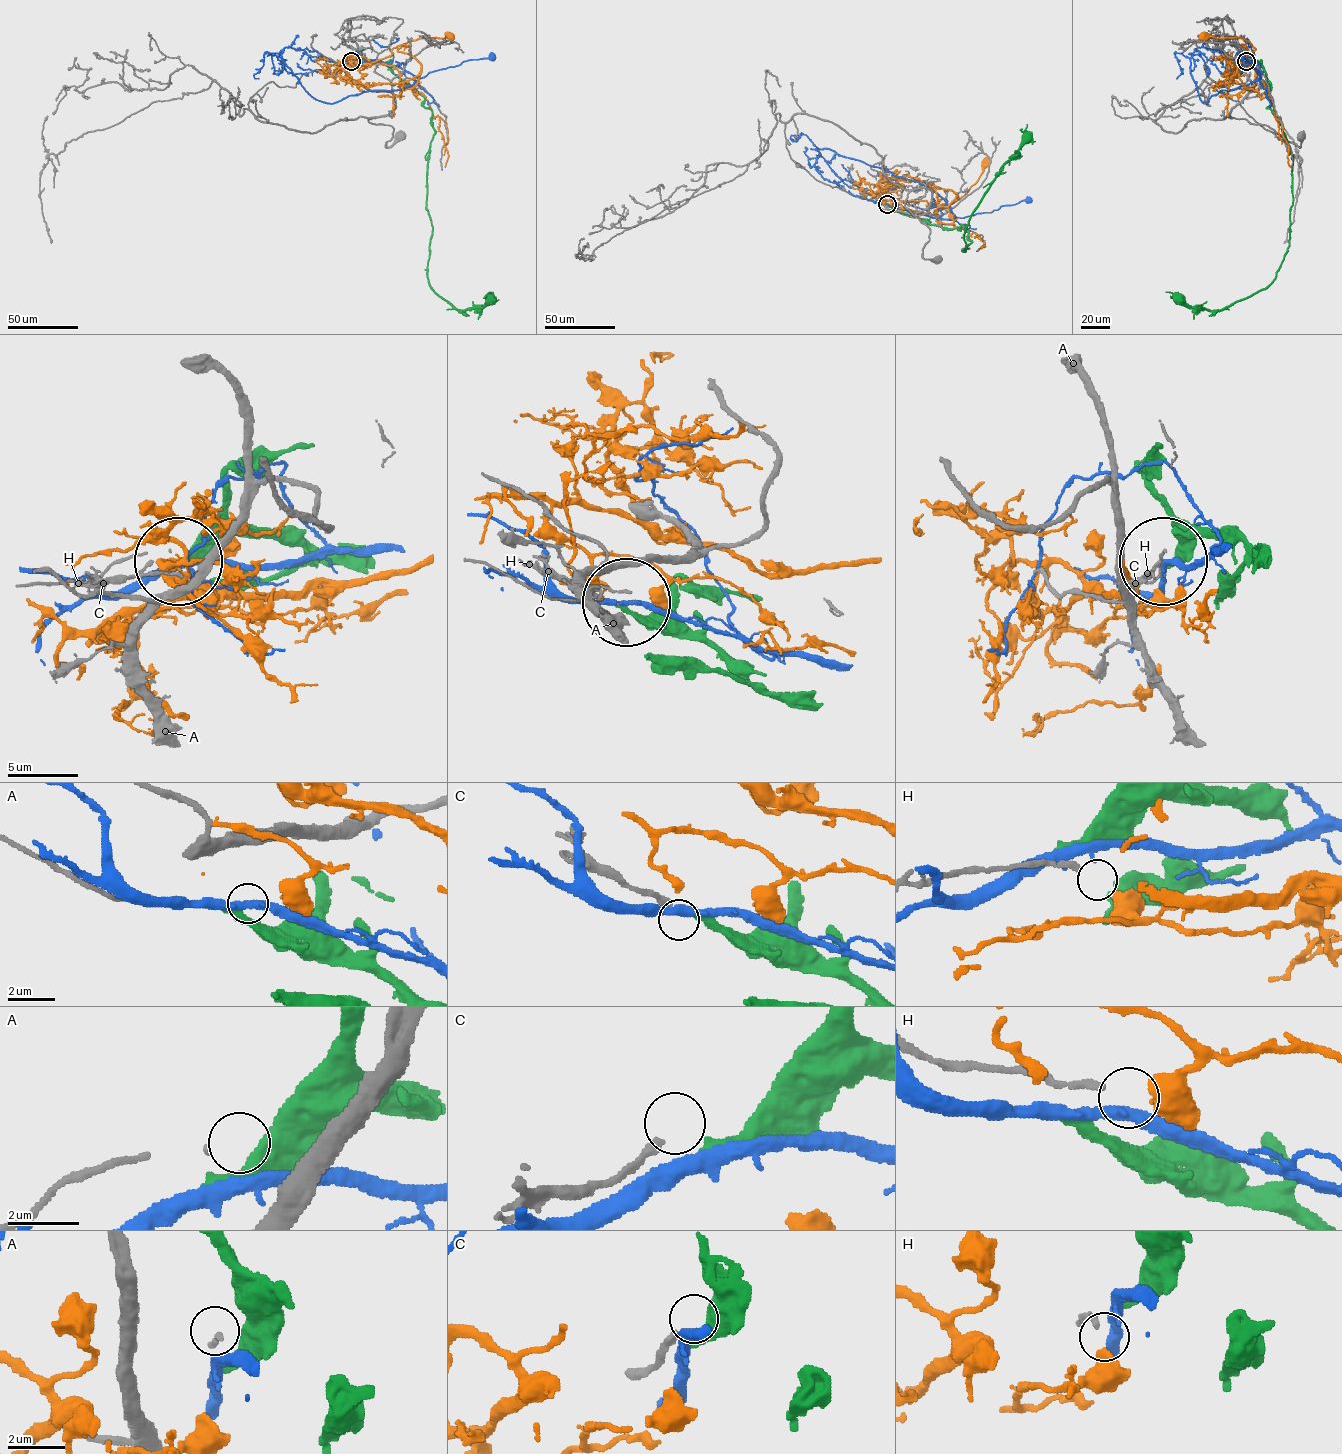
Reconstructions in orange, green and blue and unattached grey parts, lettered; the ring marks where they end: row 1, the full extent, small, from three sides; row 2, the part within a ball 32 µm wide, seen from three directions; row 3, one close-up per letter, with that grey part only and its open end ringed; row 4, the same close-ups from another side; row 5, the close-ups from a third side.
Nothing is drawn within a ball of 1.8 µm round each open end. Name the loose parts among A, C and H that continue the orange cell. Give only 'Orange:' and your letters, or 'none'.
Orange: H

